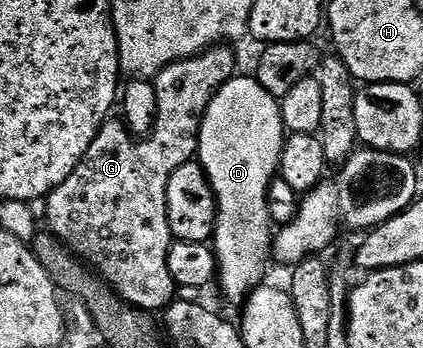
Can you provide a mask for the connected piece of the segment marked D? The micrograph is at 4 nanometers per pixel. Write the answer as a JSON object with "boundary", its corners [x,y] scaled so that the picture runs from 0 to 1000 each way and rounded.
{"boundary":[[[556,221],[537,233],[513,267],[501,279],[501,290],[487,307],[487,325],[478,333],[478,368],[468,376],[468,443],[466,466],[478,471],[487,489],[487,514],[496,523],[496,540],[506,549],[506,580],[515,589],[515,618],[506,626],[506,670],[501,678],[501,718],[511,747],[511,802],[525,810],[525,836],[548,868],[570,874],[582,851],[622,810],[629,790],[629,753],[643,744],[643,632],[634,601],[634,555],[638,552],[638,523],[657,503],[657,466],[667,448],[667,414],[671,408],[671,368],[667,359],[667,310],[660,287],[636,273],[615,241],[608,224],[570,227]]]}

